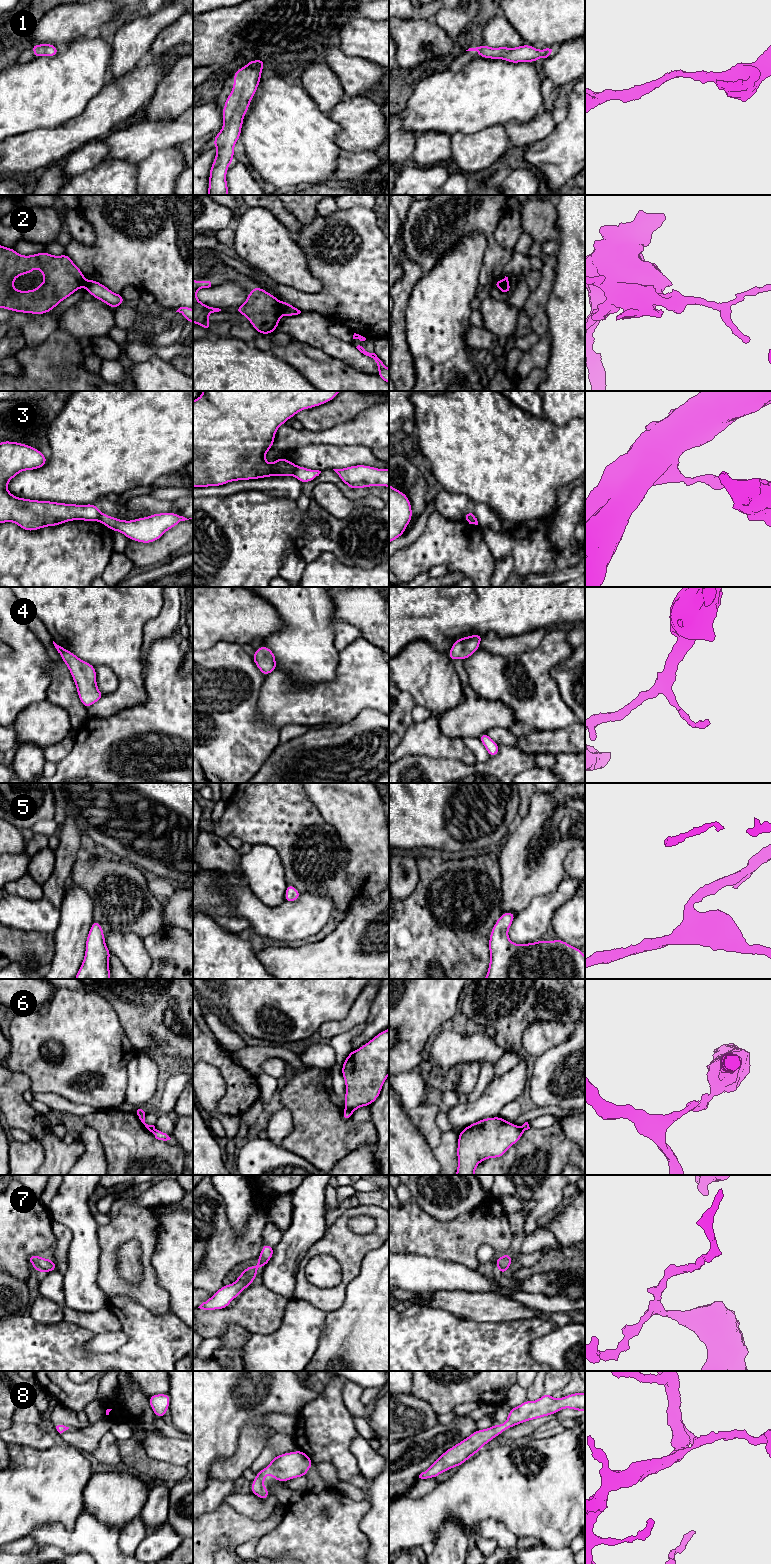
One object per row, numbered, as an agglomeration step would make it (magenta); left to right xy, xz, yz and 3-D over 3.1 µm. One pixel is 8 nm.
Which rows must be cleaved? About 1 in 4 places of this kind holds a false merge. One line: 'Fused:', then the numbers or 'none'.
Fused: 2, 3, 6

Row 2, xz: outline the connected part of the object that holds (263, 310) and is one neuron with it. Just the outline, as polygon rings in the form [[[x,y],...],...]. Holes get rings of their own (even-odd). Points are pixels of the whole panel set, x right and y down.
[[[254,286],[245,303],[236,307],[236,313],[245,315],[258,333],[269,335],[277,330],[282,308],[274,295]]]

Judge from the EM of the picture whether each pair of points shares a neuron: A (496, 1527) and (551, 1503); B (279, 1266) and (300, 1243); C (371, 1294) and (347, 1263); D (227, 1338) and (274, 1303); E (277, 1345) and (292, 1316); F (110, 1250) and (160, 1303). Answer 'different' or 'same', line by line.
A: different
B: same
C: different
D: different
E: same
F: same

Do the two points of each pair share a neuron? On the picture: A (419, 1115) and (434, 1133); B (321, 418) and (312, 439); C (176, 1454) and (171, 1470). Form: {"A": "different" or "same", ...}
{"A": "same", "B": "different", "C": "different"}

